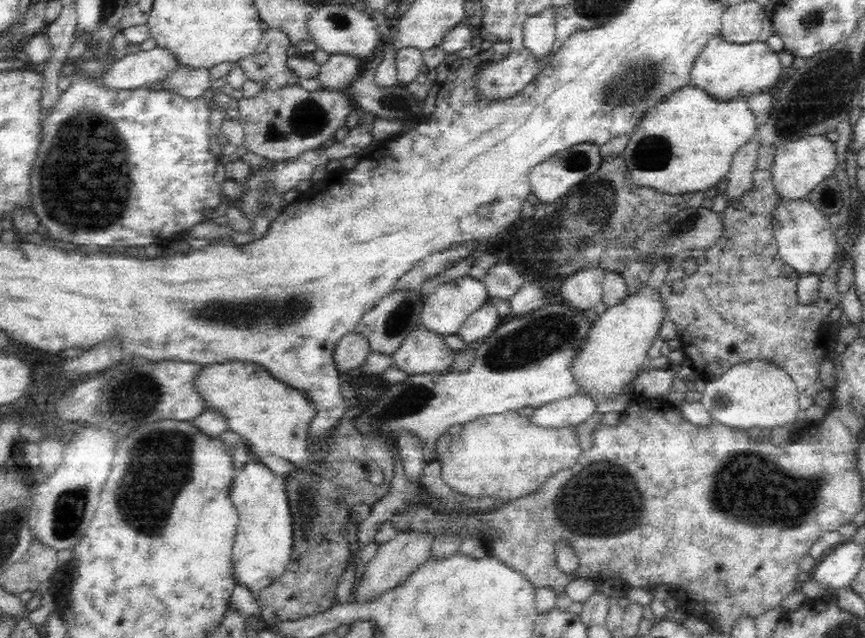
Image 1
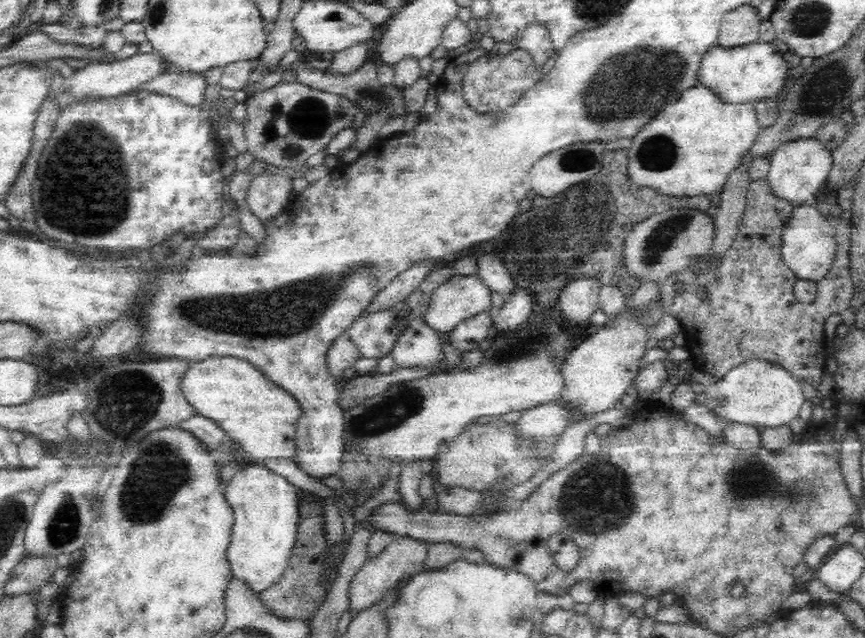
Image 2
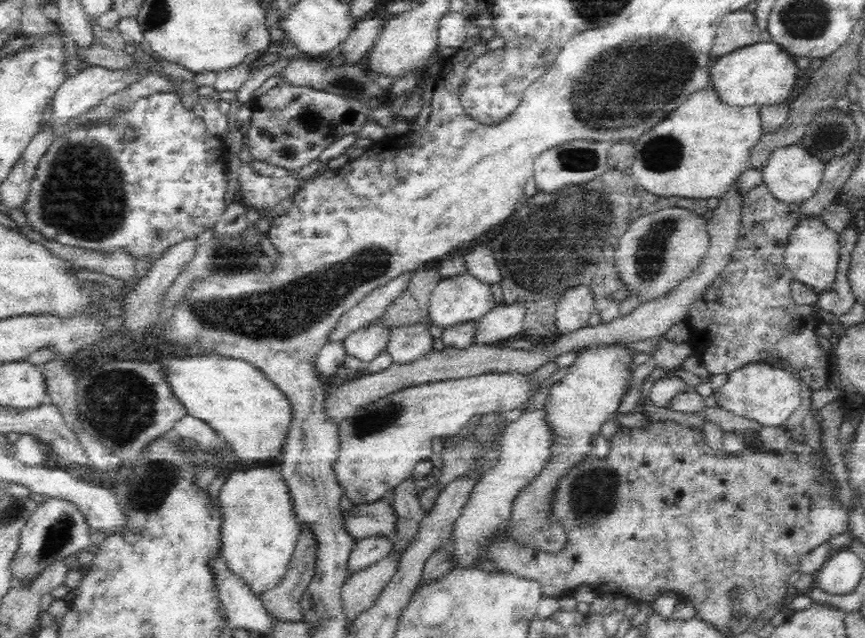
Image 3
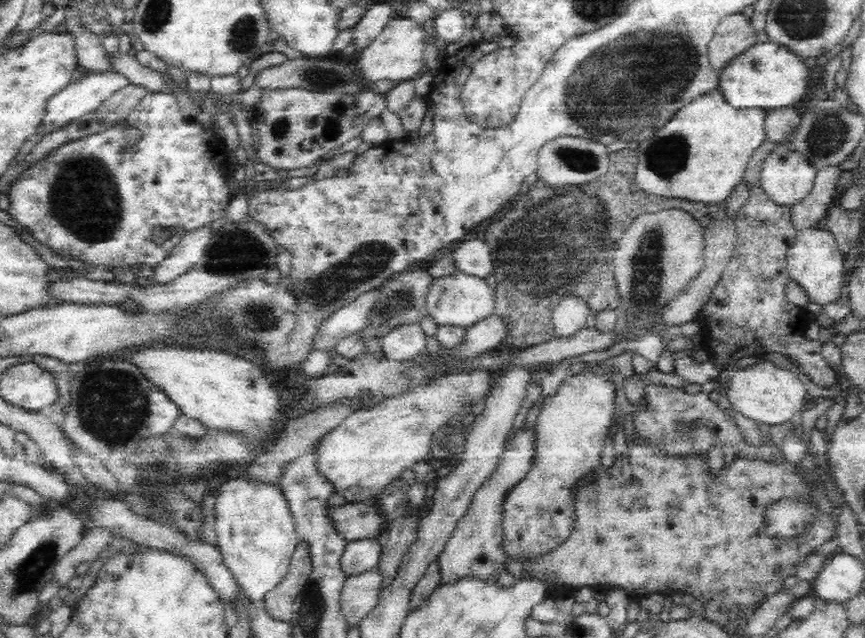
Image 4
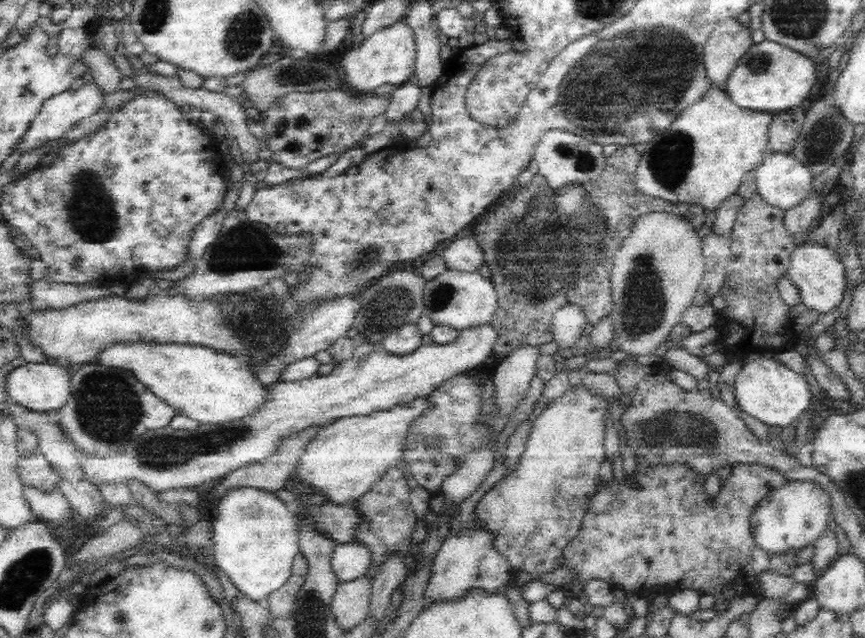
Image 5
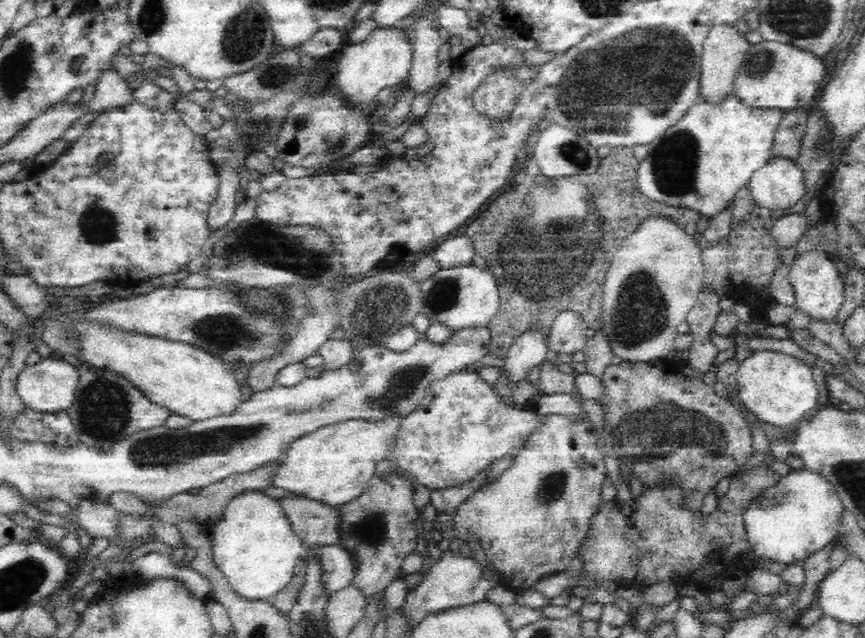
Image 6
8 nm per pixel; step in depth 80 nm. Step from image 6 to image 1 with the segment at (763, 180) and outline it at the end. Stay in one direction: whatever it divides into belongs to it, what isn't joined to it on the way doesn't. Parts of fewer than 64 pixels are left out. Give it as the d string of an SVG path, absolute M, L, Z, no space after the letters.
M804 135L798 140L788 140L776 145L770 168L774 190L783 199L808 199L811 190L833 174L837 164L835 145L823 135Z

